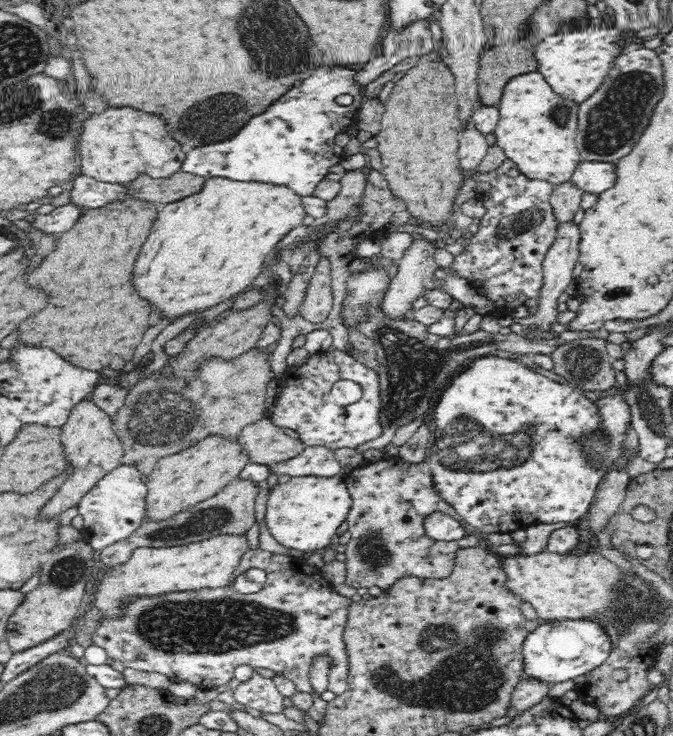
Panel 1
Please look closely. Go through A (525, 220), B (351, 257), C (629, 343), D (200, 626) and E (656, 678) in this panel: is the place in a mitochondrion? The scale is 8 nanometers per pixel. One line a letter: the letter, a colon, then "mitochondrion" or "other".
A: mitochondrion
B: other
C: other
D: mitochondrion
E: other

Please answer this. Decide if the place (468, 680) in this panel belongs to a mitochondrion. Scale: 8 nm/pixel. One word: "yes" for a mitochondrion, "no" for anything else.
yes

